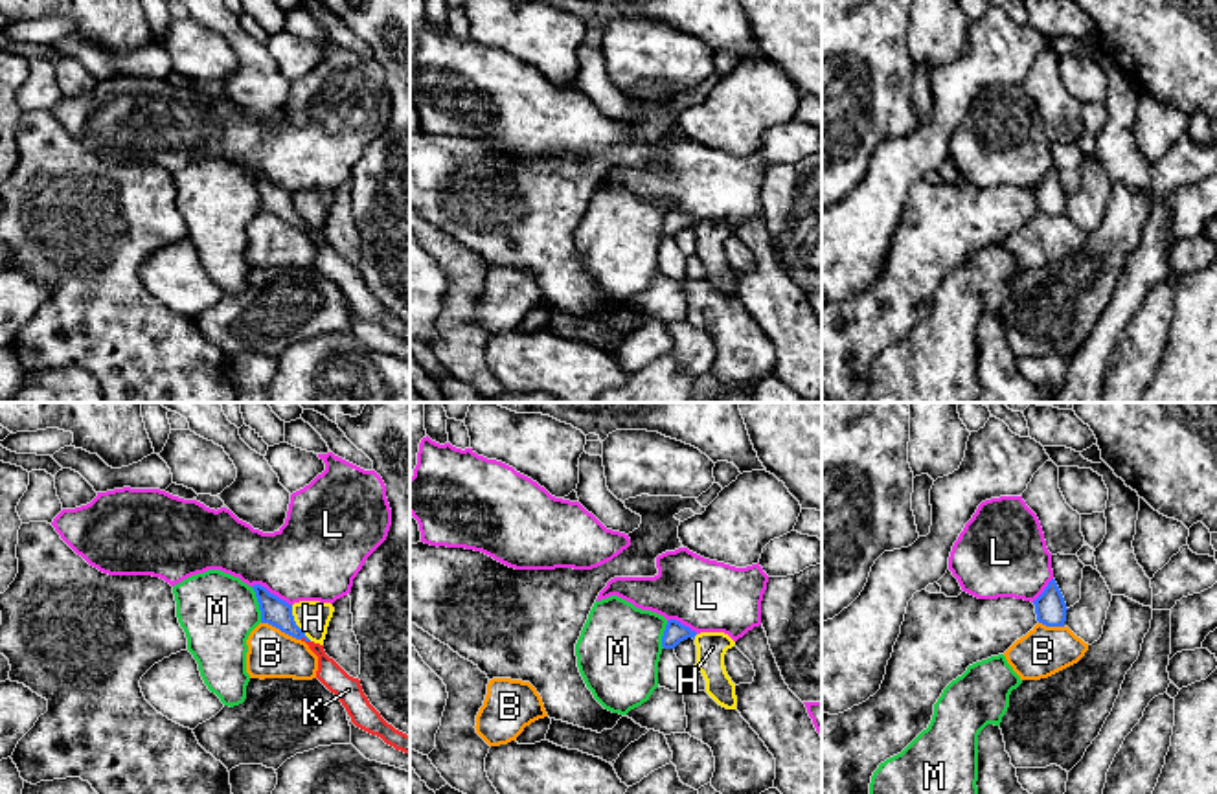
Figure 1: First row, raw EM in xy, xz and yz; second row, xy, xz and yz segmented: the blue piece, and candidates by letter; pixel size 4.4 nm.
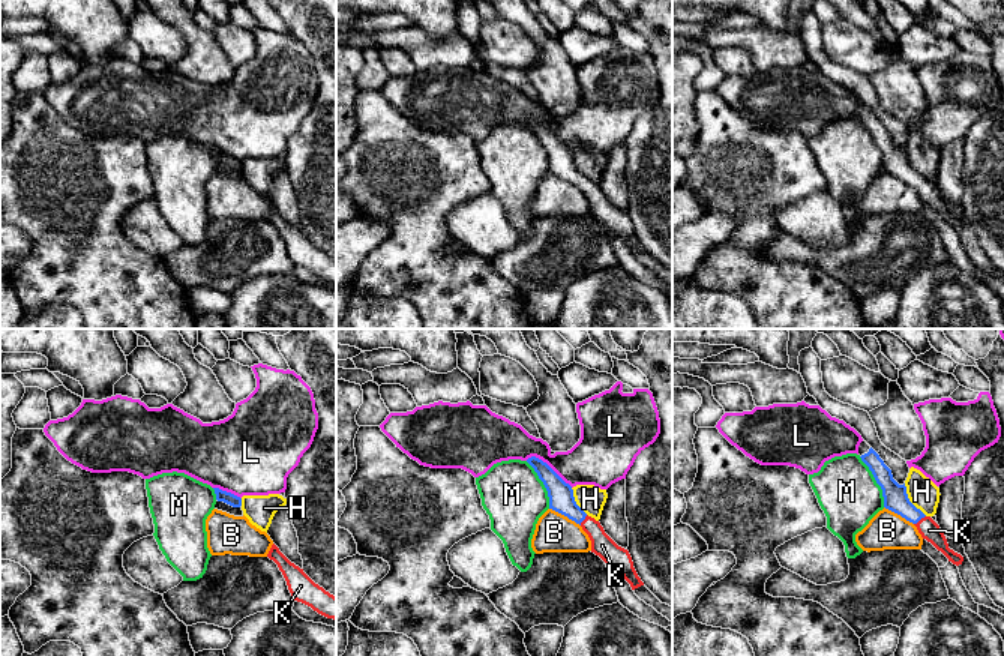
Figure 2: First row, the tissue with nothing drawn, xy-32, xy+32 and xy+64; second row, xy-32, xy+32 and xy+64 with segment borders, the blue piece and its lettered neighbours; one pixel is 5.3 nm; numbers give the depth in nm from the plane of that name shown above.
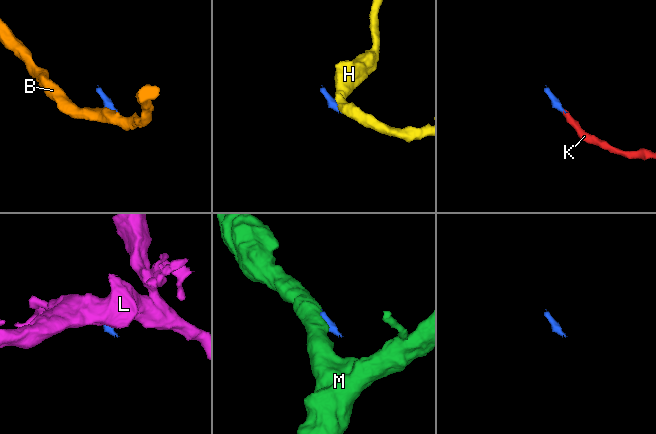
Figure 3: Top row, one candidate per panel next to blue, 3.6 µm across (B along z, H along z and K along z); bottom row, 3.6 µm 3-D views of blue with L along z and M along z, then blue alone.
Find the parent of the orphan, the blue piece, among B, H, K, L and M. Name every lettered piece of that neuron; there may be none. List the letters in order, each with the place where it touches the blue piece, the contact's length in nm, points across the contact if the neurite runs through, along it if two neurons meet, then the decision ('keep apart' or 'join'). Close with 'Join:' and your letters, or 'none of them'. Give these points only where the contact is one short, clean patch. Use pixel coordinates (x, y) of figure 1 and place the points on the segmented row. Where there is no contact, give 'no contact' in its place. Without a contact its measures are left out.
B: xy (282, 631) | 190 nm | along xy (261, 622), (300, 640) | keep apart
H: xy (295, 623) | 180 nm | along xy (291, 605), (295, 623), (311, 640) | keep apart
K: xy (306, 638) | 50 nm | across xy (274, 611), (306, 638), (320, 653), (329, 673) | join
L: xy (272, 594) | 200 nm | along xy (252, 585), (263, 585), (291, 605) | keep apart
M: xy (260, 605) | 170 nm | along xy (250, 587), (261, 622) | keep apart
Join: K

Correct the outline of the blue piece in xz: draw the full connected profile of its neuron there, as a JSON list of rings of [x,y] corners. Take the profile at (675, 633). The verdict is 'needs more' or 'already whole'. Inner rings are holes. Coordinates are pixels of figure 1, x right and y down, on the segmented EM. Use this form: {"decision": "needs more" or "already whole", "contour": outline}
{"decision": "already whole", "contour": [[[669,619],[662,636],[662,647],[664,649],[675,649],[680,641],[693,638],[695,640],[697,632],[691,630],[689,627],[682,625],[677,619]]]}

